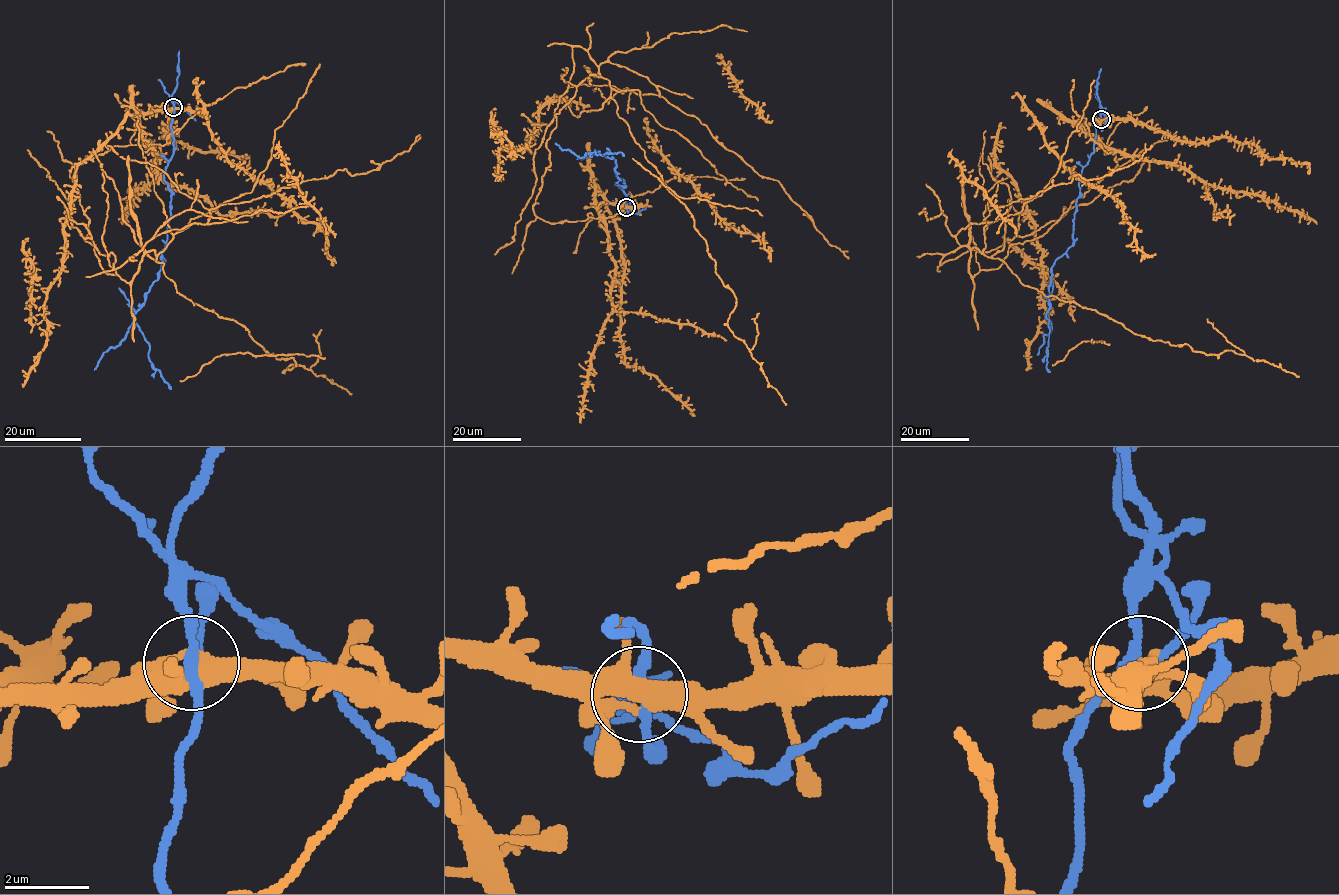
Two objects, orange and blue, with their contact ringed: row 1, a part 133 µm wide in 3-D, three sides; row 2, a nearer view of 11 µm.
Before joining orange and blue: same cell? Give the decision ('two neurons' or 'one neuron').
two neurons

